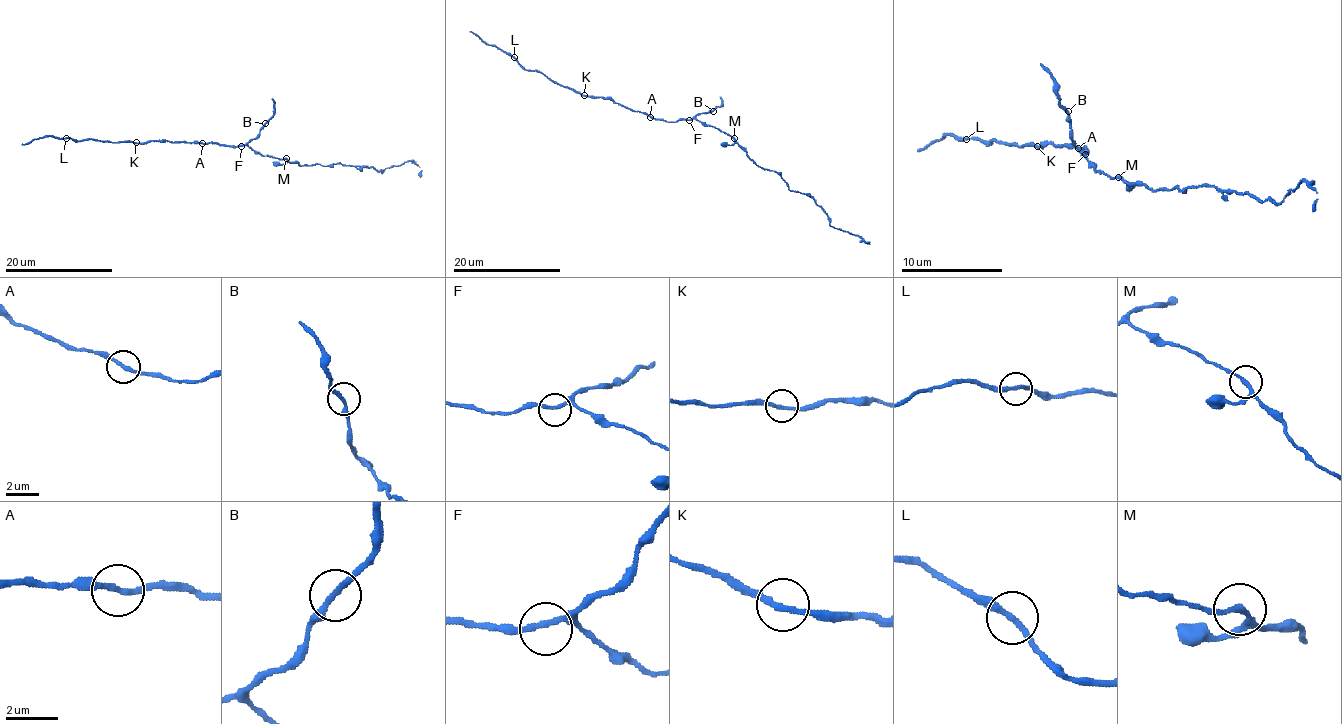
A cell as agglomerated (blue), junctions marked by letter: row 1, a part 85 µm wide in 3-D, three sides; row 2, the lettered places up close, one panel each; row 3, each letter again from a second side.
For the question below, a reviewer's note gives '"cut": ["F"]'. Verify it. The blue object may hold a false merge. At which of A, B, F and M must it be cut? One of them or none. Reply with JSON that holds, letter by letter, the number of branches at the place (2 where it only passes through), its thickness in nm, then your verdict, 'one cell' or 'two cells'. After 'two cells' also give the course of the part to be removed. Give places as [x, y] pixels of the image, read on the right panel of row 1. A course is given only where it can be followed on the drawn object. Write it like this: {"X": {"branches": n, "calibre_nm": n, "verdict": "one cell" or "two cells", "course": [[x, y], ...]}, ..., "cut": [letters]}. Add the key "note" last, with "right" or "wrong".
{"A": {"branches": 2, "calibre_nm": 220, "verdict": "one cell"}, "B": {"branches": 2, "calibre_nm": 240, "verdict": "one cell"}, "F": {"branches": 2, "calibre_nm": 200, "verdict": "one cell"}, "M": {"branches": 2, "calibre_nm": 200, "verdict": "one cell"}, "cut": [], "note": "wrong"}

